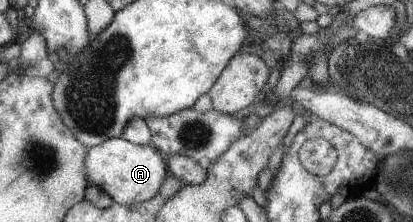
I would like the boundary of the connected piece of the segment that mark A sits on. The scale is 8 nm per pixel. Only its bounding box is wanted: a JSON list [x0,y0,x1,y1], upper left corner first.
[86,137,167,205]

